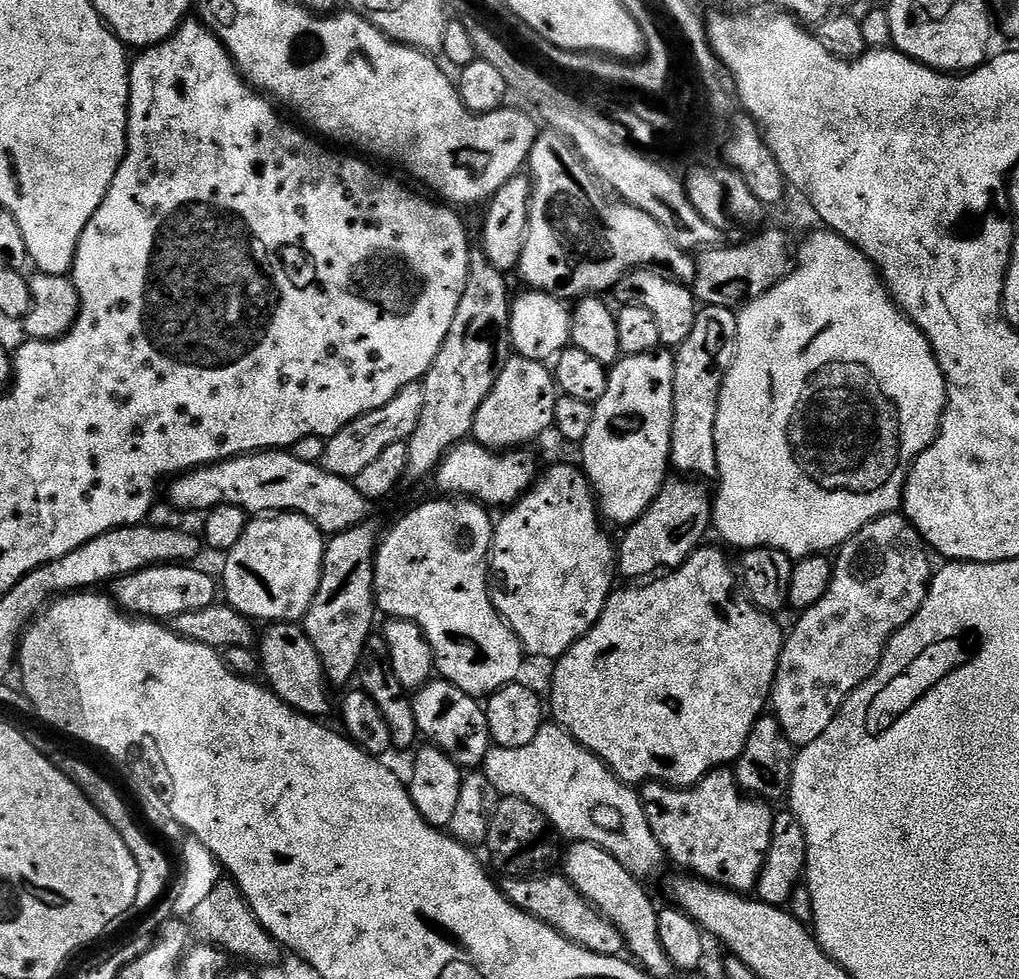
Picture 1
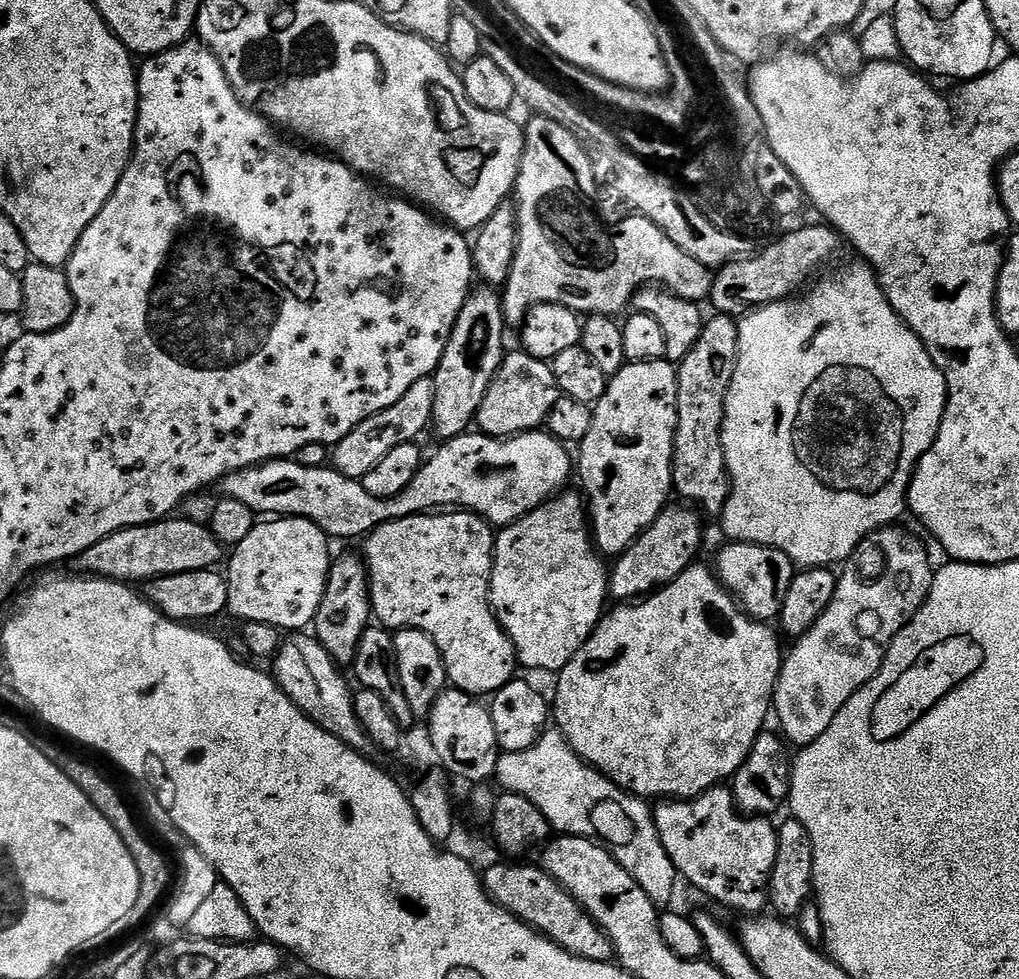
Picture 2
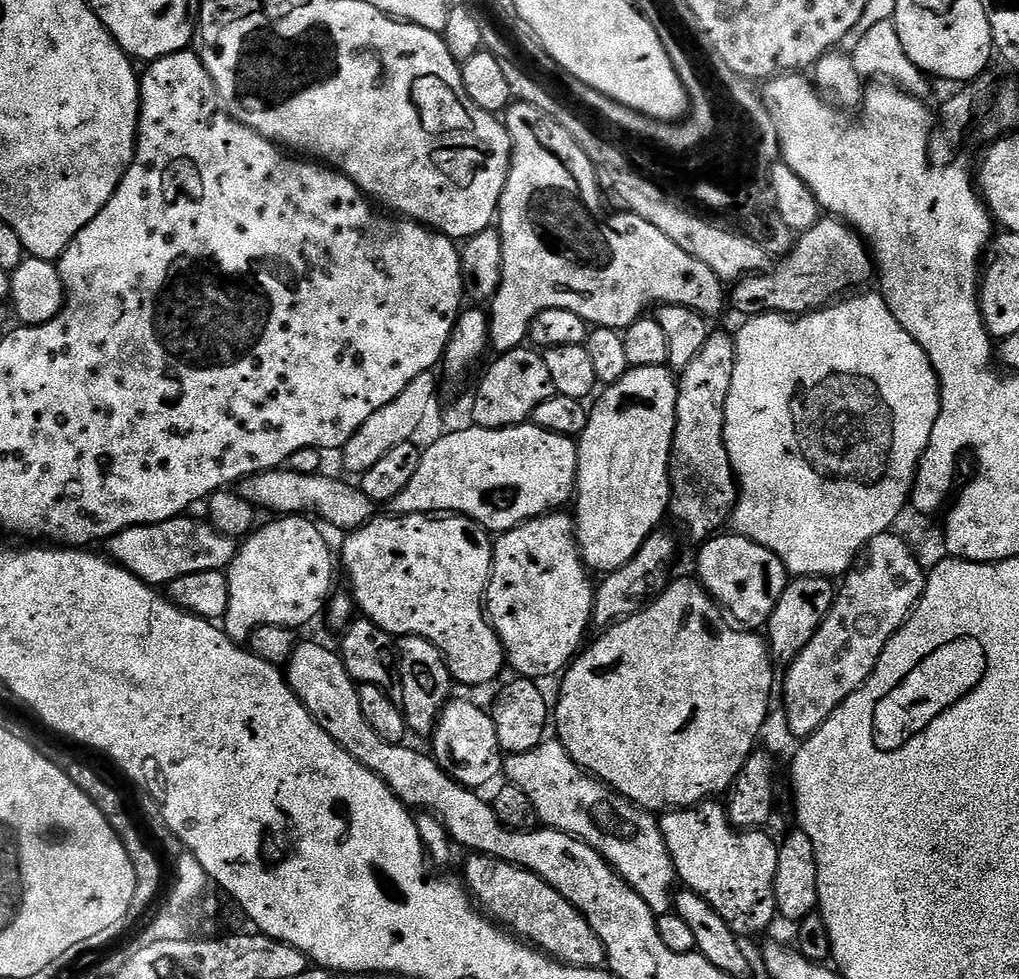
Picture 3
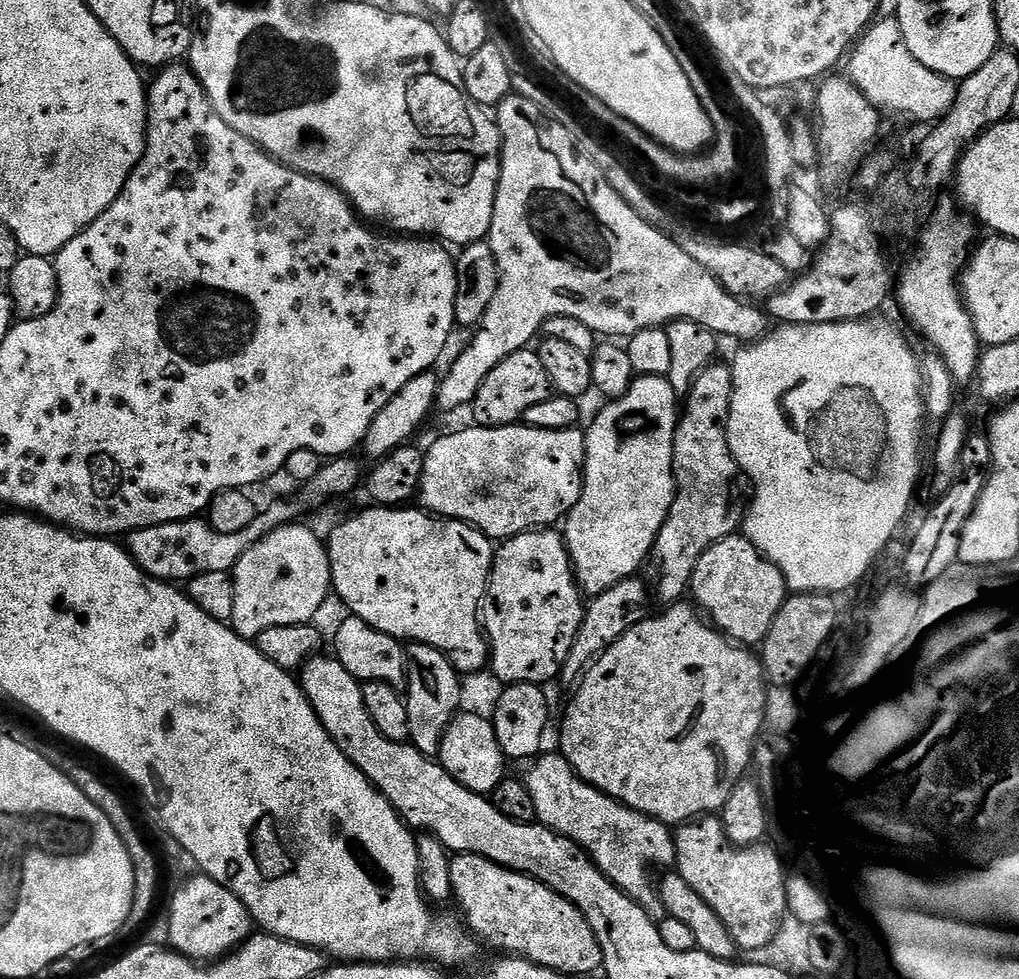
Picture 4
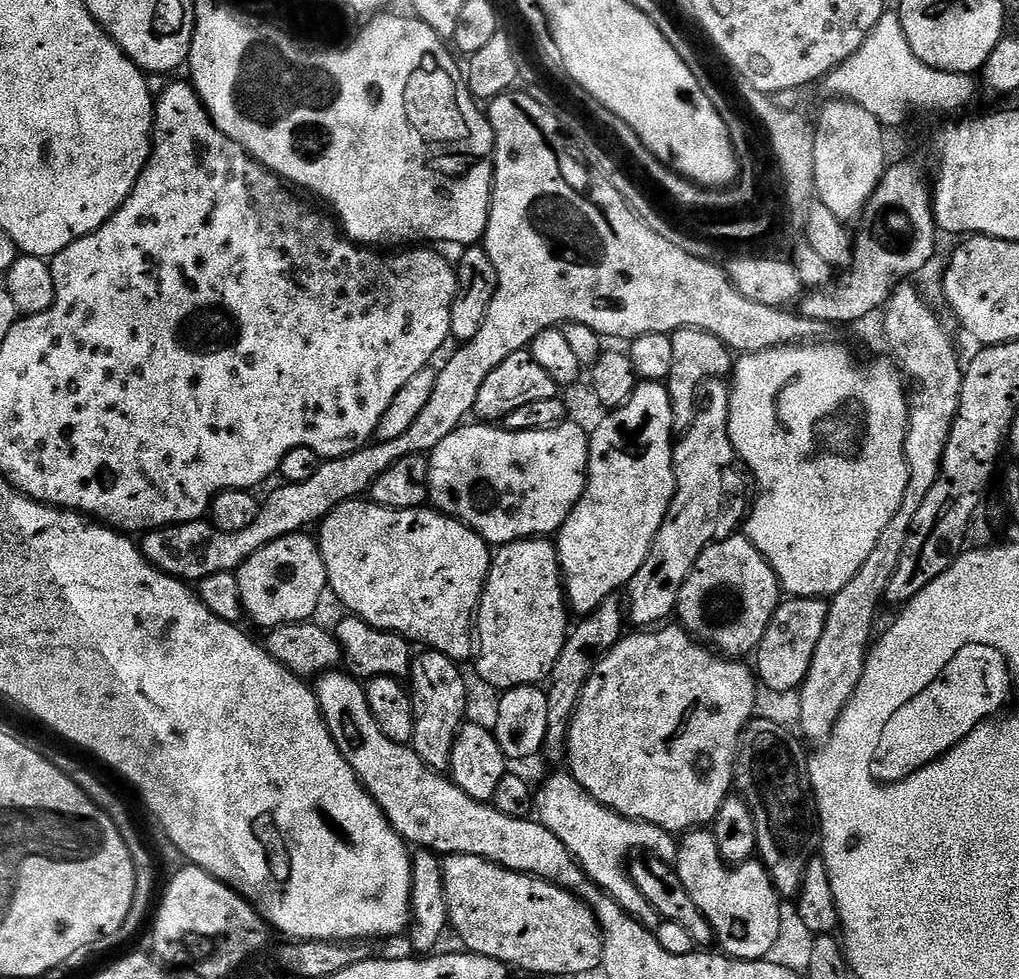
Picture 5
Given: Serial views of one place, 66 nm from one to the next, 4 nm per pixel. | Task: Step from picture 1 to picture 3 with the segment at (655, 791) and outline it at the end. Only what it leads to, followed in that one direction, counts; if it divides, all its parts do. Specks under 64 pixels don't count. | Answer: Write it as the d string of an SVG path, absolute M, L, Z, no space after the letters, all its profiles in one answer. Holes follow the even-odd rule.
M705 802L703 804L694 804L690 808L678 808L675 810L668 810L659 817L660 829L664 835L664 841L666 846L670 850L672 855L672 861L676 867L676 874L679 883L683 885L685 889L697 892L702 898L706 898L706 902L710 902L710 906L714 906L714 910L718 910L718 914L724 916L724 920L731 926L736 932L736 935L741 938L749 938L748 936L756 936L759 932L764 932L772 924L772 919L775 921L778 916L778 897L776 895L776 875L778 874L778 854L780 849L778 847L777 841L771 840L767 836L767 831L764 830L741 830L732 823L732 819L728 816L727 807L723 803L716 804L720 802Z

